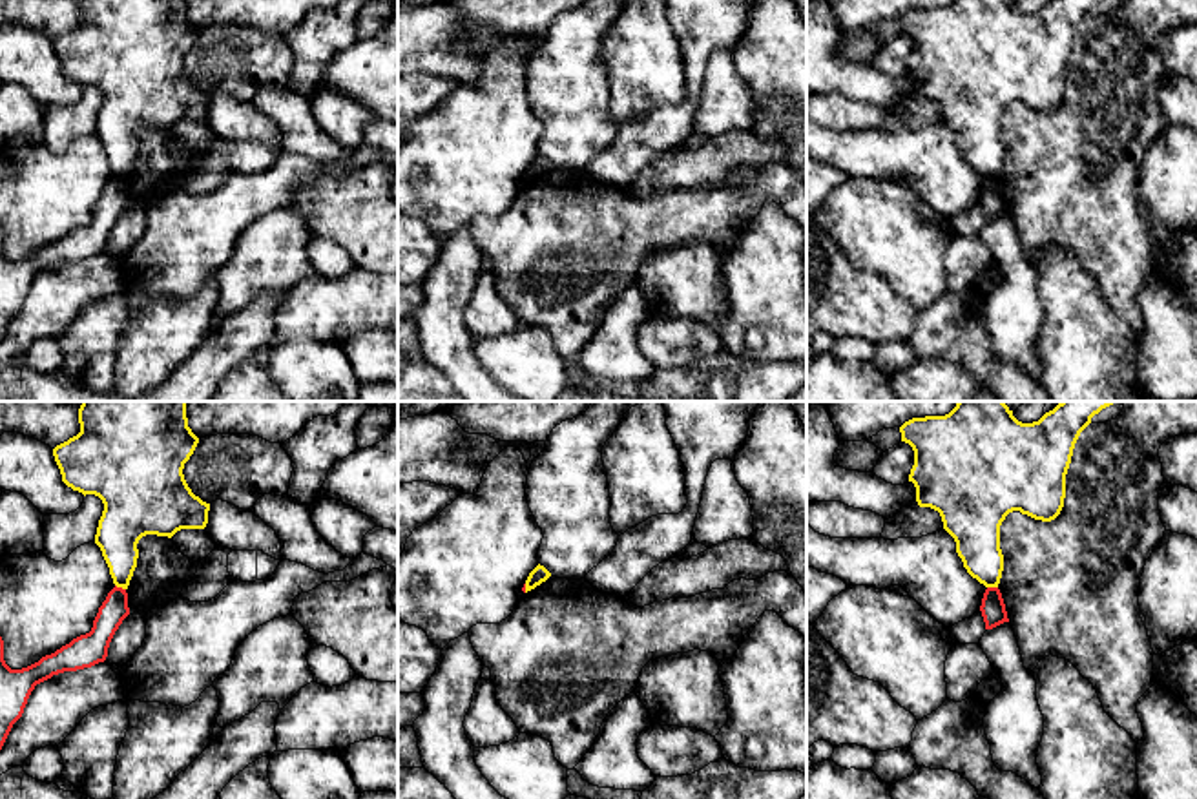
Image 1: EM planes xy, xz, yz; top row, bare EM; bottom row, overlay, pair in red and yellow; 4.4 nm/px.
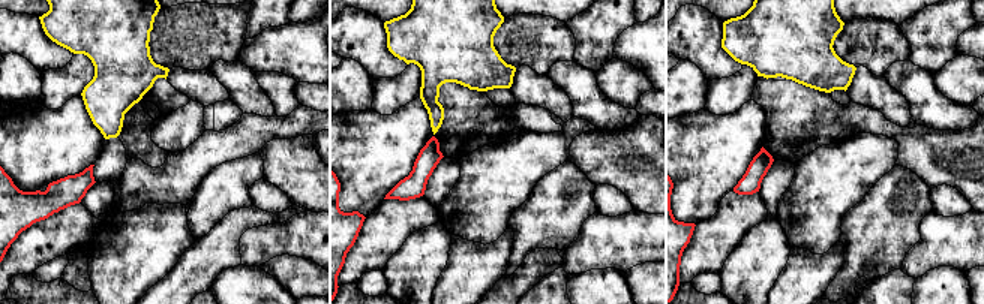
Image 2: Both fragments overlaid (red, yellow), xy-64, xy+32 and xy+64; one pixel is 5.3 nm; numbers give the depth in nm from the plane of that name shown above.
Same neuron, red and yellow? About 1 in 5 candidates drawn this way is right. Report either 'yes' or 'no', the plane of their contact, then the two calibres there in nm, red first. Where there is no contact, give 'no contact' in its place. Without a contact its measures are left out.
no | xy | 120/190 nm

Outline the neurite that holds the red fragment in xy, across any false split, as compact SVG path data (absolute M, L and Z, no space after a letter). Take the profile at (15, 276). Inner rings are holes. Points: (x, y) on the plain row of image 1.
M115 177L99 199L89 224L73 230L55 244L22 261L11 261L5 255L4 232L0 228L0 341L13 316L22 308L35 277L53 266L104 254L109 233L128 206L128 184Z

